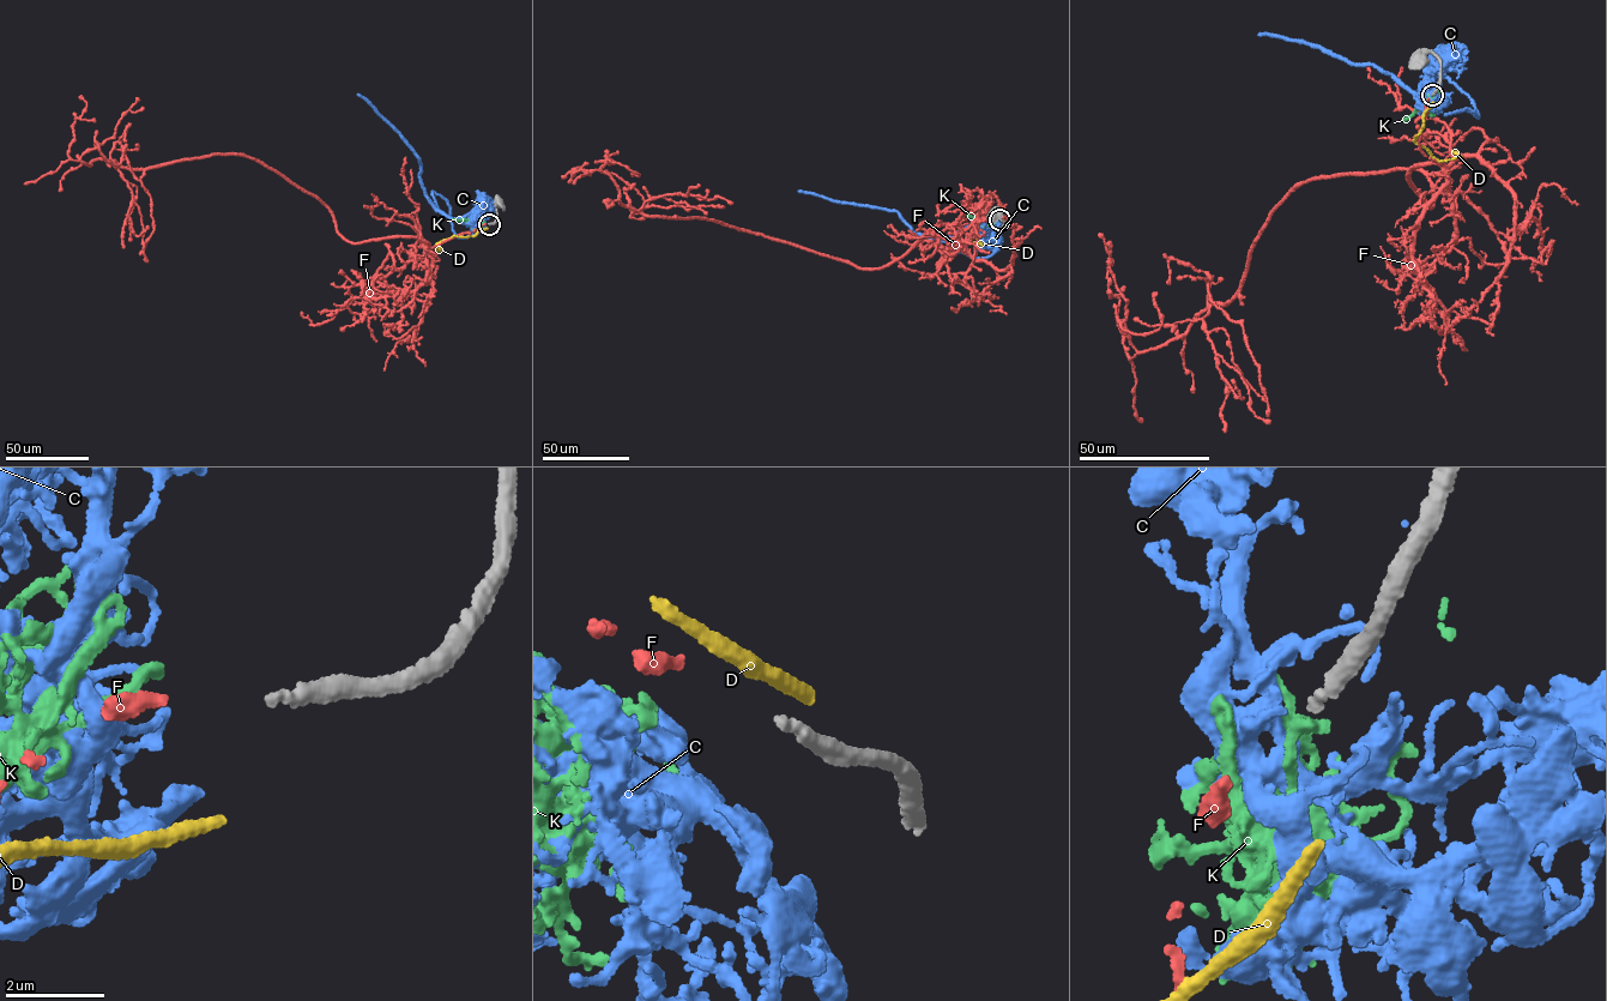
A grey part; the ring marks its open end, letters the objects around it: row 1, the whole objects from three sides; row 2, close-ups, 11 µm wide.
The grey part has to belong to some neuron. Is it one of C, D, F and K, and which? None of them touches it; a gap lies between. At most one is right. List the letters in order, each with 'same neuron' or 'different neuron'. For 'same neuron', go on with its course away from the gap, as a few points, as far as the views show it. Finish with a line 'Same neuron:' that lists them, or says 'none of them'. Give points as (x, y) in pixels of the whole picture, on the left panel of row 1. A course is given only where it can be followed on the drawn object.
C: different neuron
D: different neuron
F: same neuron; course (485, 224), (432, 248), (352, 243), (253, 158), (132, 169), (118, 142), (150, 198), (139, 254)
K: different neuron
Same neuron: F

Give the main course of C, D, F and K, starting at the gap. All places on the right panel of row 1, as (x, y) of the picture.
C: (1435, 97), (1425, 98), (1421, 112), (1426, 106), (1414, 91), (1370, 65), (1355, 65), (1321, 47), (1258, 35)
D: (1432, 102), (1413, 140), (1441, 161), (1457, 156), (1451, 150)
F: (1429, 98), (1430, 209), (1414, 169), (1309, 180), (1232, 299), (1207, 273), (1268, 416)
K: (1432, 96), (1431, 102), (1403, 121)

